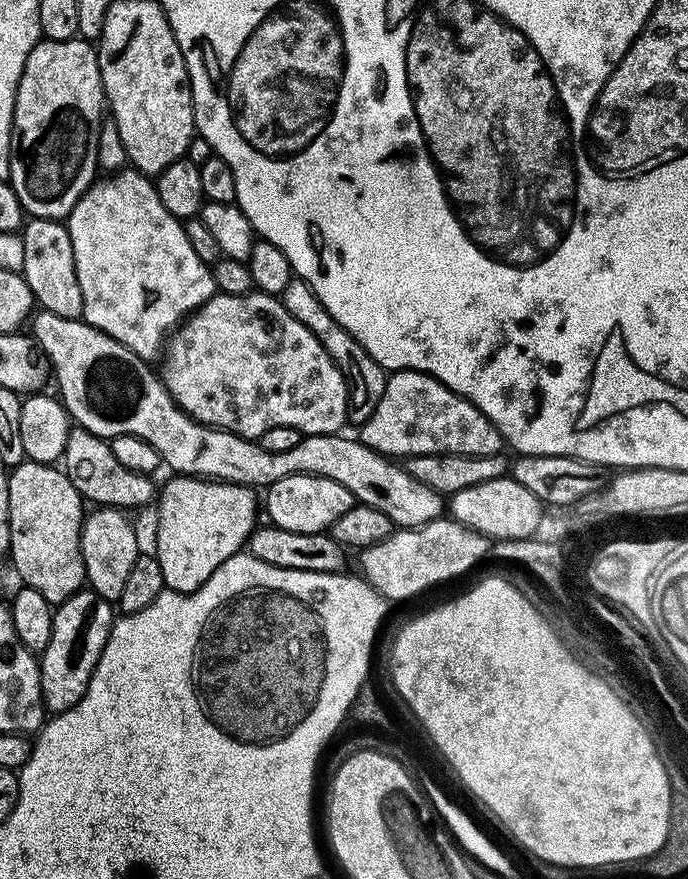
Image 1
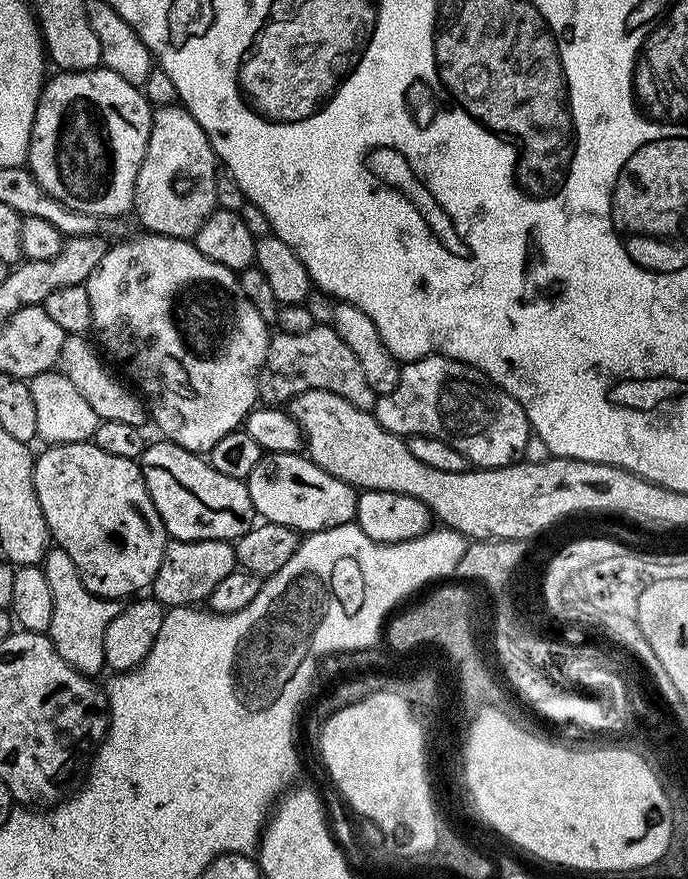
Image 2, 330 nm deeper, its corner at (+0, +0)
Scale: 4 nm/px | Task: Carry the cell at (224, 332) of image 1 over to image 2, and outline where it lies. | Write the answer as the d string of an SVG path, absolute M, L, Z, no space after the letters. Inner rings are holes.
M315 326L304 334L273 335L268 342L266 380L267 376L268 392L276 402L291 401L306 390L330 390L358 406L358 410L372 412L376 406L376 391L366 382L354 350L350 350L330 326Z

